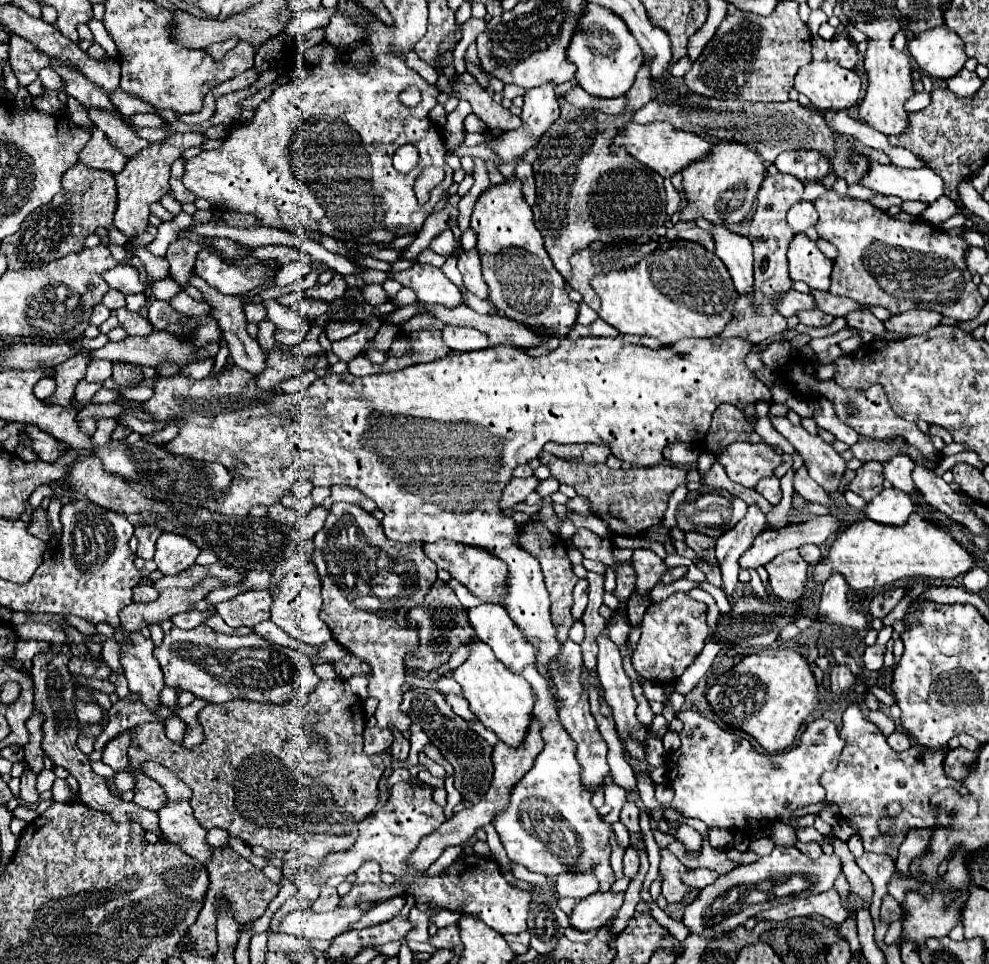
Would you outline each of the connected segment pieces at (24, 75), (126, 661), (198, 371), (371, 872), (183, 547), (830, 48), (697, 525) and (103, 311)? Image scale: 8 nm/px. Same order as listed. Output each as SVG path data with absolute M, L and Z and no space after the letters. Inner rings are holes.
M11 36L11 52L9 52L9 64L19 78L19 84L31 84L37 80L39 70L49 66L49 58L27 40L21 40L19 36Z
M125 636L121 646L121 664L129 682L129 690L141 696L141 700L145 700L149 708L159 710L159 694L165 682L163 672L153 656L151 638L145 640L145 636Z
M213 358L213 360L205 360L205 362L197 362L197 364L189 364L189 366L185 366L179 374L201 380L201 378L205 378L205 376L211 374L211 370L213 370L213 364L211 364L211 362L215 362L215 358Z
M367 862L367 866L361 866L357 870L357 884L365 884L365 882L381 882L379 876L379 864L377 862Z
M161 534L157 540L155 562L163 574L177 574L195 564L199 548L179 534Z
M843 30L829 42L813 42L813 60L835 60L843 68L853 70L857 64L857 44L853 44Z
M703 486L697 492L689 492L687 498L679 502L675 520L683 532L697 530L717 538L721 532L733 528L745 512L747 504L741 498L725 490Z
M97 304L97 308L93 310L93 314L91 314L91 318L89 318L89 324L101 326L109 316L111 316L111 310L109 310L105 304Z

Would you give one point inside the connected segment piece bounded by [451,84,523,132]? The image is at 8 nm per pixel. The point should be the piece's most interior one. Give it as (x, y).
(494, 115)

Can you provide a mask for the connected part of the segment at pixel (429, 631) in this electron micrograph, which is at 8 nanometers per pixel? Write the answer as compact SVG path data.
M437 580L433 584L431 596L427 598L427 604L413 608L409 612L409 622L413 626L417 626L421 644L417 648L417 656L407 656L405 666L407 668L419 668L423 672L437 670L441 664L445 664L449 660L449 656L461 644L467 644L475 636L475 630L471 628L471 624L467 620L467 610L461 606L461 602L457 600L455 592L447 586L447 582L441 582L441 580Z

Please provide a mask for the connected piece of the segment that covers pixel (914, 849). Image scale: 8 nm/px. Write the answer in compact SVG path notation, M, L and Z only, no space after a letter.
M913 830L907 834L905 842L899 848L899 860L897 860L897 872L903 878L913 878L909 876L909 864L913 864L913 856L925 856L929 852L929 836L933 830Z

